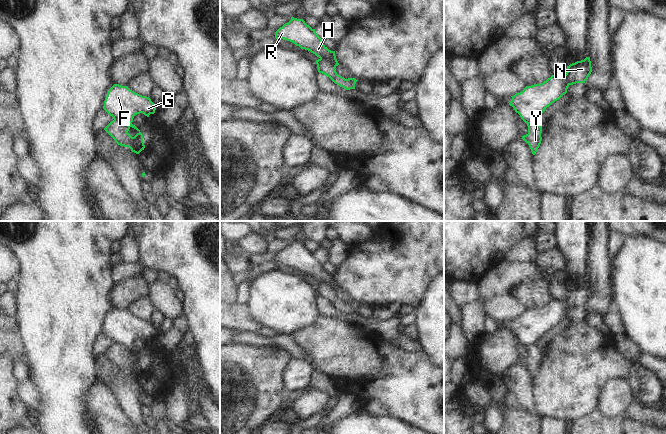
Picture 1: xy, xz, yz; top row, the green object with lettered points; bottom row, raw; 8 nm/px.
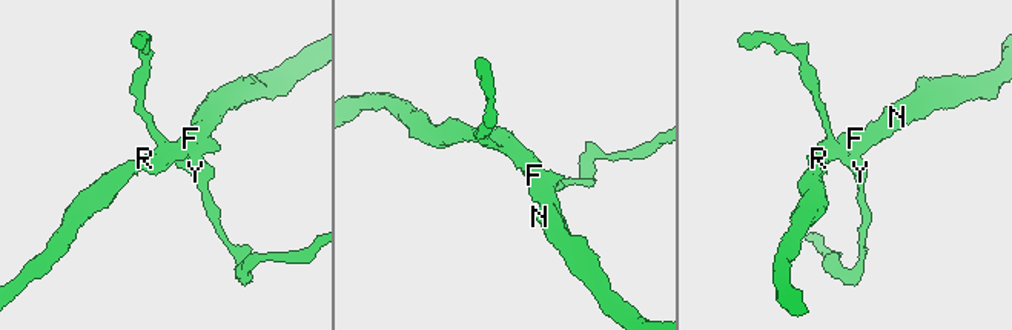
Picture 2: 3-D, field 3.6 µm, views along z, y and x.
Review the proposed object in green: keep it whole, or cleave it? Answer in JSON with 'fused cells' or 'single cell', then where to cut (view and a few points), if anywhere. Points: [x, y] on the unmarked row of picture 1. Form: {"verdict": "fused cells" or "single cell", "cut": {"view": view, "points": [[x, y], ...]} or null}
{"verdict": "fused cells", "cut": {"view": "xy", "points": [[114, 342], [119, 342], [131, 348]]}}

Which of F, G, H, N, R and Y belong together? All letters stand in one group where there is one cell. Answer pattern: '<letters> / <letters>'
F G H N R / Y

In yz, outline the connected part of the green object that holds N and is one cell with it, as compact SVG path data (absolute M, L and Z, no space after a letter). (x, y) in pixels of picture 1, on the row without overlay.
M586 281L567 290L565 299L552 299L541 308L526 310L522 316L511 320L509 329L528 347L566 318L570 309L585 307L591 296L590 281Z

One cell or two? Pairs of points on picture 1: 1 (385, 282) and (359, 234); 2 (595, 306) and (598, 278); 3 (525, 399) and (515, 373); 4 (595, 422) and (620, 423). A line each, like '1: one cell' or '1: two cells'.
1: two cells
2: one cell
3: one cell
4: one cell

